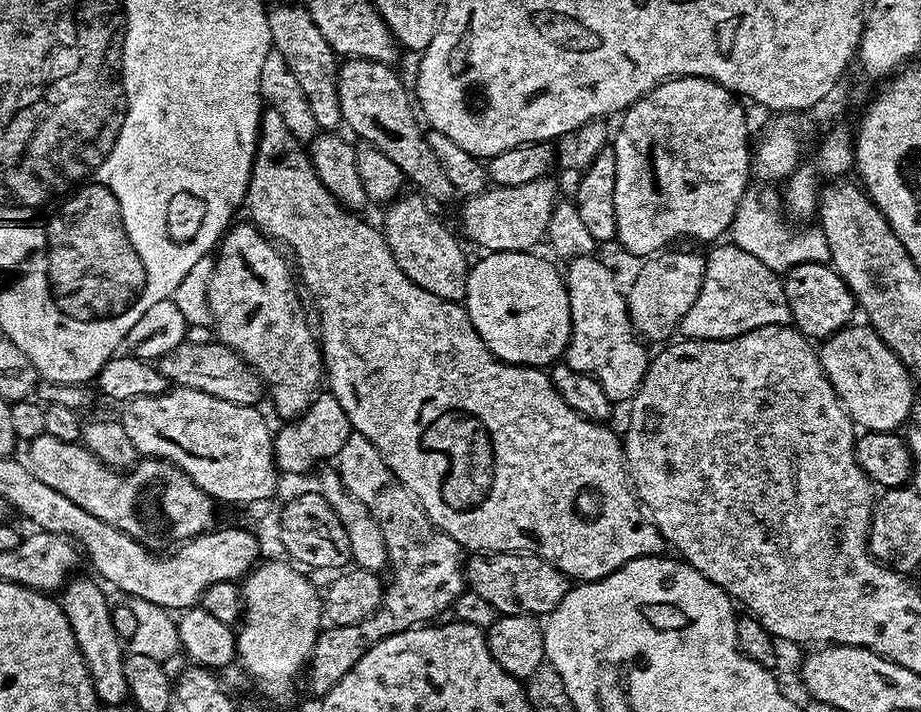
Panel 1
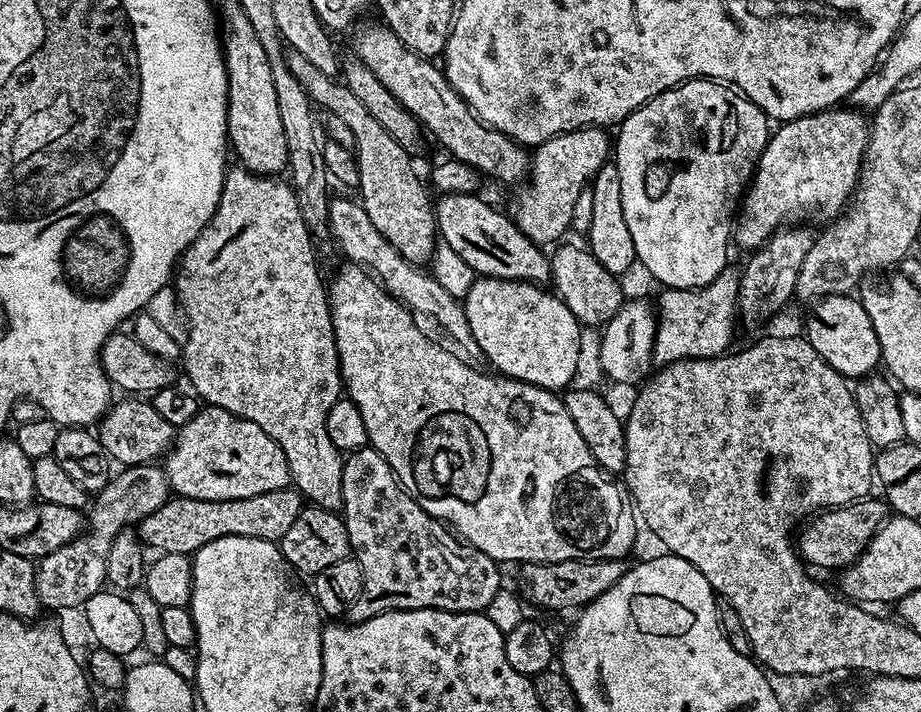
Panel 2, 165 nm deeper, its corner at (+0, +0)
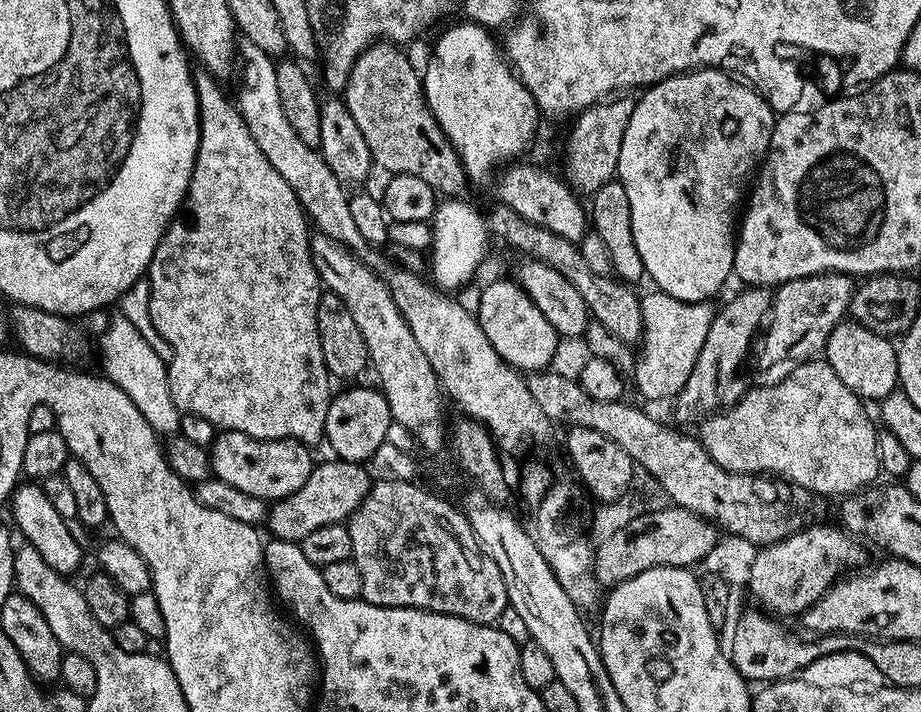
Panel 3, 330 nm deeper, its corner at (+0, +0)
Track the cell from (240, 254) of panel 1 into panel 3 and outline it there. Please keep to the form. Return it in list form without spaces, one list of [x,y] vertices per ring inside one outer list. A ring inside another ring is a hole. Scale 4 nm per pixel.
[[[203,70],[197,71],[194,76],[196,82],[196,97],[200,103],[200,141],[198,142],[198,150],[196,151],[196,161],[194,162],[194,170],[190,178],[190,186],[188,187],[188,195],[184,198],[184,203],[180,205],[180,211],[176,213],[176,217],[168,224],[168,229],[162,234],[162,238],[158,242],[158,246],[154,250],[154,258],[150,262],[146,279],[149,282],[149,314],[156,334],[160,336],[163,343],[167,345],[173,352],[173,360],[167,365],[168,380],[170,388],[170,397],[172,397],[174,406],[180,409],[181,413],[189,412],[190,414],[202,414],[202,418],[206,418],[209,422],[214,422],[217,429],[227,430],[230,432],[241,432],[242,434],[250,434],[259,440],[297,440],[299,444],[307,444],[315,446],[324,440],[324,427],[326,426],[326,410],[330,406],[334,395],[333,381],[330,379],[326,370],[326,362],[322,358],[322,346],[318,338],[318,298],[322,291],[319,276],[316,275],[316,267],[312,261],[312,245],[310,243],[310,221],[304,211],[304,207],[298,202],[298,198],[294,194],[294,190],[290,190],[290,182],[286,182],[286,178],[282,178],[282,174],[278,174],[278,170],[274,170],[274,166],[270,166],[270,162],[266,162],[266,154],[262,154],[262,150],[258,150],[258,142],[254,142],[254,137],[250,134],[250,130],[246,130],[246,122],[242,118],[240,109],[230,99],[226,93],[220,89],[221,81],[213,76],[210,72]]]

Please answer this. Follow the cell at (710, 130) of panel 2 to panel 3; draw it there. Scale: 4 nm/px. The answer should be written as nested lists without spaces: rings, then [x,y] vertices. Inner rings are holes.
[[[709,66],[697,68],[690,72],[681,72],[678,76],[671,76],[665,80],[651,85],[643,93],[644,96],[632,105],[630,122],[626,126],[626,134],[622,134],[622,154],[618,154],[618,166],[616,176],[620,184],[626,190],[626,198],[630,198],[630,218],[634,230],[634,246],[638,254],[642,254],[642,266],[644,267],[647,279],[653,280],[659,291],[672,295],[676,299],[685,300],[687,303],[698,303],[700,301],[711,301],[712,295],[727,282],[728,276],[733,275],[732,271],[732,250],[734,247],[734,220],[732,215],[739,213],[742,208],[742,201],[746,196],[746,189],[753,179],[754,173],[759,169],[763,159],[768,155],[768,143],[772,137],[772,126],[774,113],[767,100],[755,87],[747,88],[740,80],[720,72],[719,67]]]

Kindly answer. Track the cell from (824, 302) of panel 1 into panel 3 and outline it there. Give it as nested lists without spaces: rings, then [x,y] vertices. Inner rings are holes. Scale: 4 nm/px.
[[[842,322],[830,334],[822,353],[828,365],[850,386],[855,396],[865,402],[879,402],[886,394],[897,391],[896,378],[896,344],[887,336],[874,334],[874,330],[866,330],[866,326],[855,322]]]

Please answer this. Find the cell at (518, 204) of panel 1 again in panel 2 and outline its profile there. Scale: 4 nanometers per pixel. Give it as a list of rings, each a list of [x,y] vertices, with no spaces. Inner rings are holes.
[[[600,126],[579,128],[535,145],[526,183],[519,189],[520,205],[514,211],[516,225],[526,238],[541,246],[555,245],[561,239],[559,236],[571,229],[578,194],[591,185],[600,167],[609,163],[614,144],[604,132],[607,131]]]

